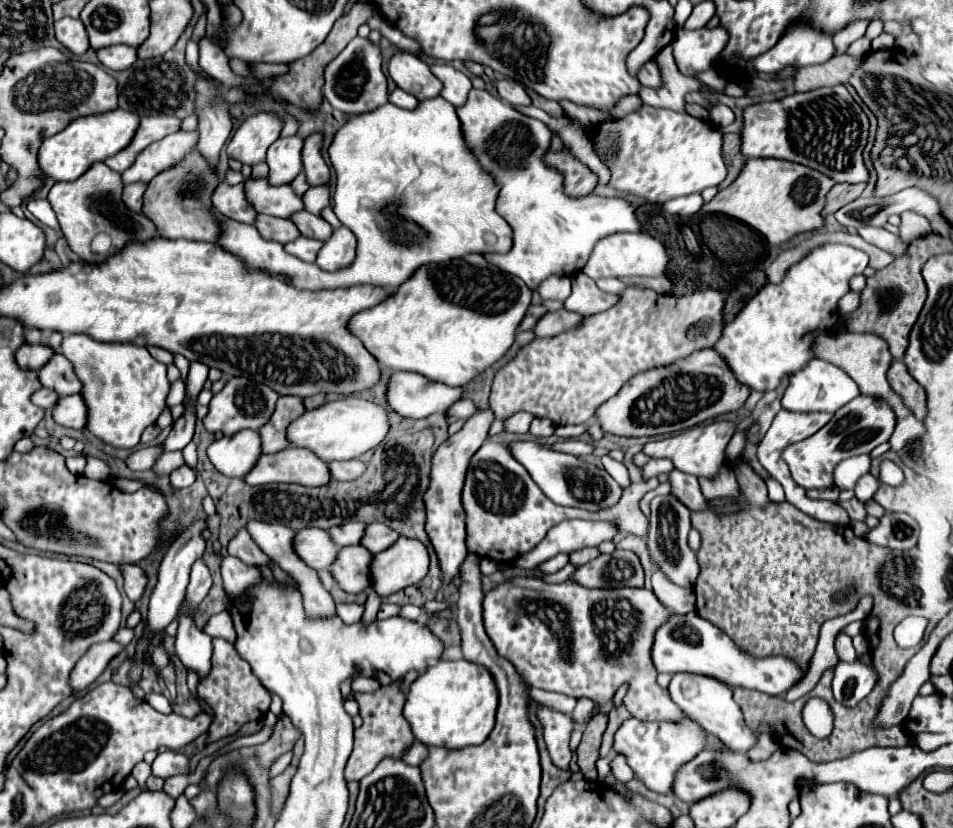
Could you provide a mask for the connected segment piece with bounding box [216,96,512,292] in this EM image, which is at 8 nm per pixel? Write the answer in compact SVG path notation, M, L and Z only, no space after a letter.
M442 96L422 100L416 110L402 110L388 102L368 114L352 116L334 136L330 160L338 174L332 210L358 240L356 260L352 266L338 272L324 272L316 264L300 262L300 258L288 254L282 244L264 240L252 224L240 224L230 218L224 218L224 234L220 234L220 242L216 244L242 258L246 272L260 270L270 276L284 276L290 286L312 292L350 288L358 284L372 284L392 290L406 282L422 264L446 262L452 258L462 258L470 252L508 252L512 248L512 228L494 210L498 186L466 148L456 110Z

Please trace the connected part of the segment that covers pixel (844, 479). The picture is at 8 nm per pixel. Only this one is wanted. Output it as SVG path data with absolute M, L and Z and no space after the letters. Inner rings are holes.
M858 454L858 456L852 456L852 458L846 458L844 462L840 462L836 466L836 472L834 472L834 484L840 488L840 490L852 490L856 480L864 474L868 474L870 470L870 456L868 454Z

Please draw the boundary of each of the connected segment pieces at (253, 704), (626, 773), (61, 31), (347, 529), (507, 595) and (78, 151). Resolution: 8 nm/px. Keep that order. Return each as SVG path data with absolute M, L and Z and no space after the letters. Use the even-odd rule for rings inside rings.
M214 638L212 646L214 646L212 672L208 678L204 678L204 682L198 684L198 696L204 698L214 710L214 720L212 720L212 726L208 728L206 746L216 740L222 740L226 736L238 734L238 730L244 724L248 724L252 720L260 720L268 712L268 706L270 706L270 696L268 696L266 688L252 674L252 668L248 666L248 662L244 662L236 654L236 648L222 638Z
M616 754L616 756L612 758L612 762L610 762L610 770L612 770L614 778L616 778L618 782L622 782L622 784L626 784L628 780L634 778L634 772L630 770L630 766L626 764L626 758L624 758L622 754Z
M62 18L54 24L56 28L56 40L68 48L72 54L76 56L82 56L88 48L90 48L90 42L88 42L88 34L84 30L84 24L80 20L74 20L74 18Z
M344 522L340 526L328 528L332 542L336 542L336 546L352 546L352 544L360 544L360 538L364 536L364 528L366 524L362 522Z
M514 578L510 582L500 584L496 590L488 592L484 596L484 626L486 634L494 642L496 652L502 658L508 658L512 666L516 666L518 674L522 674L522 680L528 686L560 692L570 698L588 698L594 704L598 704L600 714L610 712L610 702L616 690L622 684L628 684L623 703L628 712L638 720L670 720L678 722L684 714L682 710L672 702L666 688L660 688L656 682L656 668L652 666L652 642L656 630L670 618L670 612L660 604L656 594L646 588L616 588L616 590L586 590L574 582L562 582L562 584L544 584L540 578ZM628 618L634 618L634 630L632 638L626 644L626 648L620 652L620 656L612 656L604 650L604 642L596 632L596 624L602 622L628 622Z
M110 110L96 116L82 116L74 120L66 130L50 136L42 142L38 152L38 162L44 174L52 180L76 180L80 178L92 164L102 162L132 142L136 134L136 126L140 126L140 116L132 114L130 110Z

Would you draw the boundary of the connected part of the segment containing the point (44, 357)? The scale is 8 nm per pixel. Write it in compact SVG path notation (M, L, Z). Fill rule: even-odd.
M24 344L16 352L16 362L22 370L40 370L40 366L44 366L52 358L52 354L54 352L48 346Z

